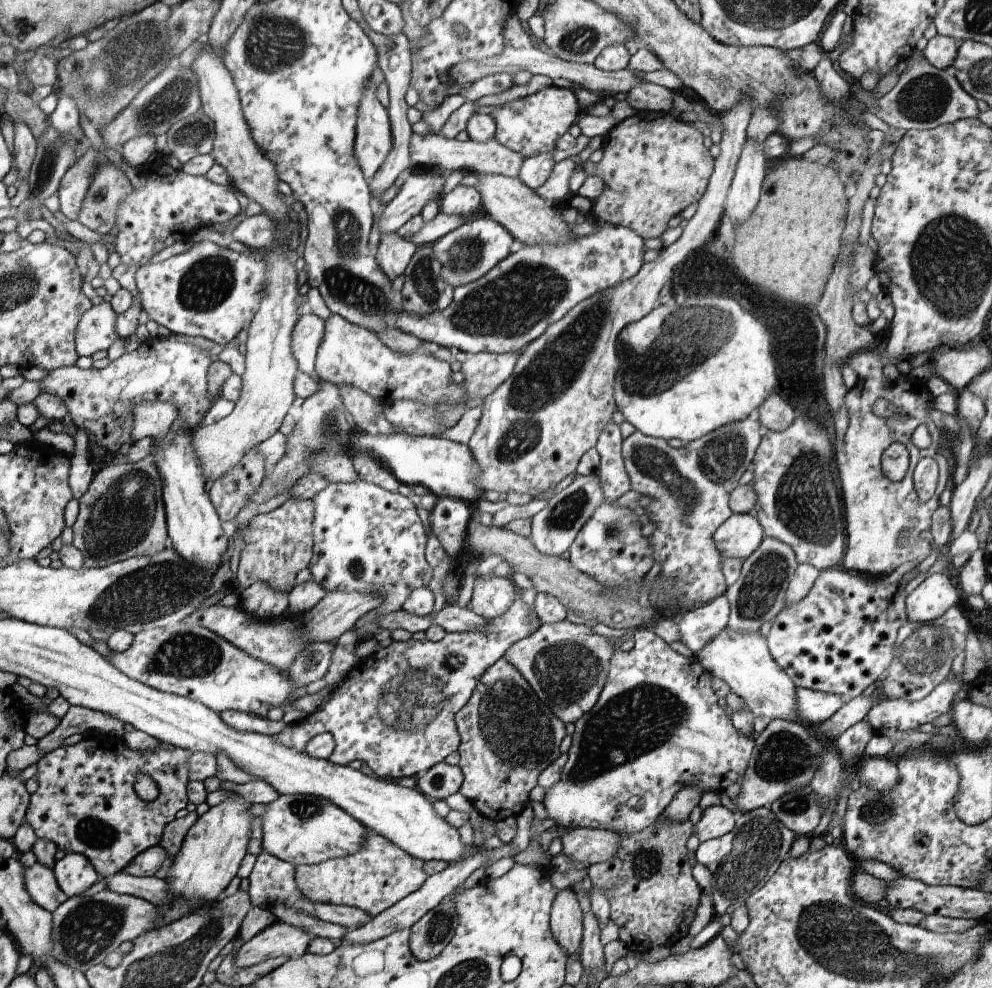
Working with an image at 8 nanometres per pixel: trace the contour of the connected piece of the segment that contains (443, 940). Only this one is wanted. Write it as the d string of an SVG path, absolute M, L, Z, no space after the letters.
M450 897L411 927L410 946L418 961L436 959L455 936L459 924L457 906Z

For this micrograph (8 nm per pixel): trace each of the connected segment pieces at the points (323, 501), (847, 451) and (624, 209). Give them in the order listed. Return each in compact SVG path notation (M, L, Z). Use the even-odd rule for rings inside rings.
M358 479L352 483L330 483L323 490L320 490L312 499L314 506L314 519L313 519L313 556L310 562L309 569L312 573L313 580L324 588L327 592L341 591L341 592L355 592L358 593L374 593L377 597L380 597L383 602L374 611L371 611L368 615L365 615L363 619L359 620L359 623L352 628L359 634L359 640L362 641L366 638L374 636L374 634L380 631L379 618L395 611L403 609L403 605L408 596L419 587L428 587L428 582L432 578L432 568L428 572L428 562L424 560L424 544L426 544L426 530L422 526L422 520L418 518L418 512L414 512L414 504L410 502L409 498L404 498L399 492L392 493L379 485L373 484L368 481Z
M862 349L857 353L849 356L846 363L850 362L850 366L854 368L854 372L862 378L856 380L856 386L852 388L844 396L846 407L848 407L848 415L850 417L850 425L844 438L844 450L842 452L835 452L835 461L838 470L840 471L840 482L842 489L840 494L842 496L842 504L844 505L844 520L846 521L845 535L846 544L843 554L841 566L848 571L855 571L864 574L872 574L874 576L888 576L896 568L905 562L912 560L924 561L926 557L933 550L933 546L929 540L922 540L919 534L931 528L931 517L934 511L939 508L938 498L946 488L946 482L951 480L953 474L950 474L951 468L946 459L938 454L938 449L941 444L941 432L930 419L930 410L933 409L933 398L929 392L926 382L918 381L911 376L900 374L899 378L891 385L885 385L885 377L883 374L884 366L882 360L876 358L878 353L874 349ZM878 398L884 398L891 401L906 414L906 418L902 422L898 422L896 416L892 418L882 419L875 416L872 412L872 405ZM894 442L900 442L907 447L909 453L909 470L906 472L903 480L892 481L889 480L883 472L881 466L882 454L886 448ZM925 457L936 459L937 466L939 467L939 481L937 485L936 497L931 502L922 503L919 500L918 494L914 489L913 471L918 465L918 462ZM902 530L908 530L911 534L908 538L906 545L900 545L897 537Z
M636 111L604 136L602 149L602 160L586 167L589 174L597 175L605 183L605 190L594 202L591 211L596 215L598 224L627 227L644 239L660 237L670 227L672 218L680 215L690 204L699 203L707 193L708 180L715 171L714 158L702 144L702 134L670 113Z

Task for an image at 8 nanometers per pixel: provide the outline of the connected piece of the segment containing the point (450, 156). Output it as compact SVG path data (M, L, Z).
M436 133L426 134L424 137L413 134L410 142L410 155L416 167L440 168L446 173L457 170L483 171L484 173L502 174L506 177L516 178L522 162L522 158L518 154L499 144L494 137L482 143L471 139L467 142L459 142L456 139L443 138L442 134Z

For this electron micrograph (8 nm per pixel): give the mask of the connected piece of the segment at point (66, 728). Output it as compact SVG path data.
M71 705L59 726L51 734L40 739L37 746L42 753L48 754L58 749L66 738L74 734L88 735L99 732L122 738L124 725L124 722L110 714Z

